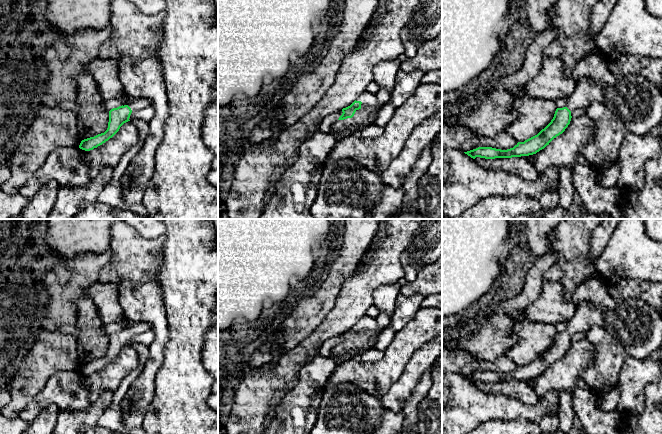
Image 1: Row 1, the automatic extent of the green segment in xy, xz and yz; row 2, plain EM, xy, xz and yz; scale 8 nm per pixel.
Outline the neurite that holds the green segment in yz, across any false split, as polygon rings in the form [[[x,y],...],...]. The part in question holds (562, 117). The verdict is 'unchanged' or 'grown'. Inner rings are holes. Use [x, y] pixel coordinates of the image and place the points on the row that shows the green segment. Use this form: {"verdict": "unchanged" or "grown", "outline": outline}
{"verdict": "grown", "outline": [[[591,54],[582,58],[575,66],[572,77],[576,81],[576,86],[567,98],[567,106],[557,108],[551,122],[537,135],[524,142],[518,142],[513,148],[507,150],[492,147],[478,147],[464,153],[473,159],[476,157],[485,159],[512,158],[536,154],[565,131],[570,124],[572,110],[577,108],[585,110],[593,102],[604,104],[624,122],[628,132],[633,134],[642,135],[649,132],[656,132],[661,125],[662,90],[645,77],[634,74],[613,74],[609,71],[605,57],[602,54]]]}

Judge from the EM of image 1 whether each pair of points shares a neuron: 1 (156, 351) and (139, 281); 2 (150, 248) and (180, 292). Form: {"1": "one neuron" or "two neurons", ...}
{"1": "one neuron", "2": "two neurons"}

